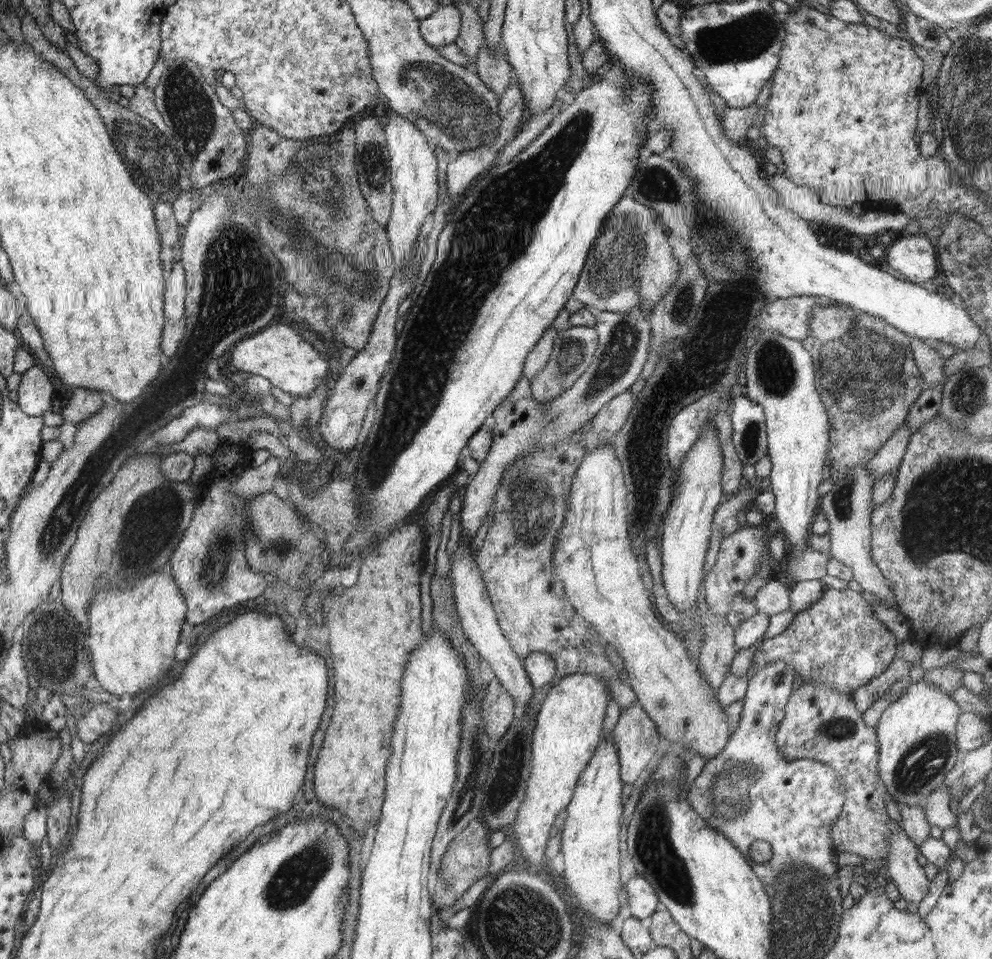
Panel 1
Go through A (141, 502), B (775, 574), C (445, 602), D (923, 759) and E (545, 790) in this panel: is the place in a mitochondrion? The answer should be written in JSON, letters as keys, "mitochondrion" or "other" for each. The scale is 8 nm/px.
{"A":"mitochondrion","B":"other","C":"mitochondrion","D":"mitochondrion","E":"other"}

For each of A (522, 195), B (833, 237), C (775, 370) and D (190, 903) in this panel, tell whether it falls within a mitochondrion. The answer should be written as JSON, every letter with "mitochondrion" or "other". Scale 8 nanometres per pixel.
{"A":"mitochondrion","B":"other","C":"mitochondrion","D":"other"}

